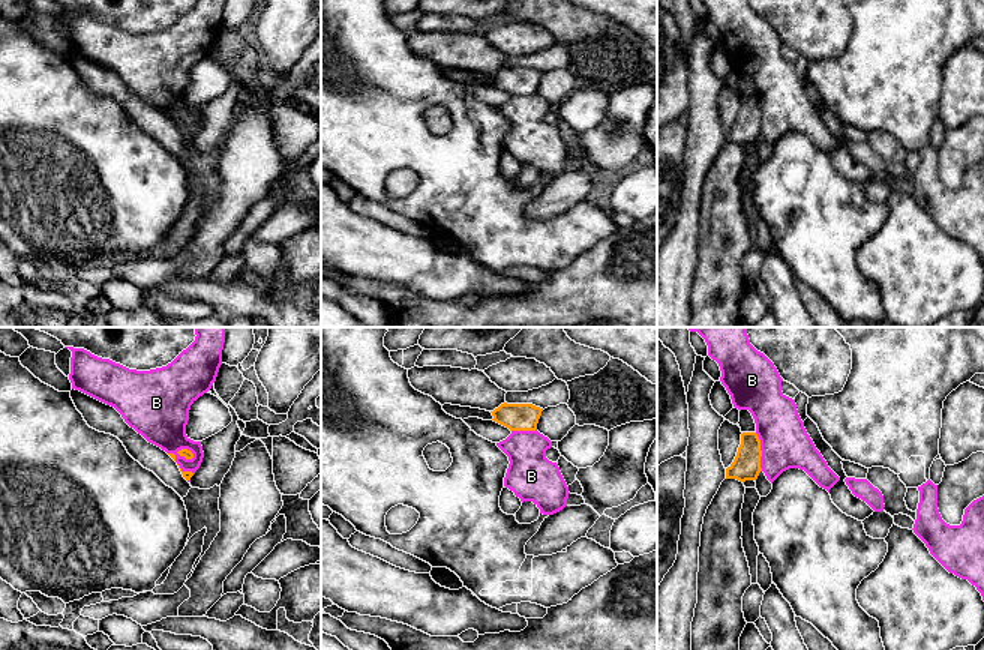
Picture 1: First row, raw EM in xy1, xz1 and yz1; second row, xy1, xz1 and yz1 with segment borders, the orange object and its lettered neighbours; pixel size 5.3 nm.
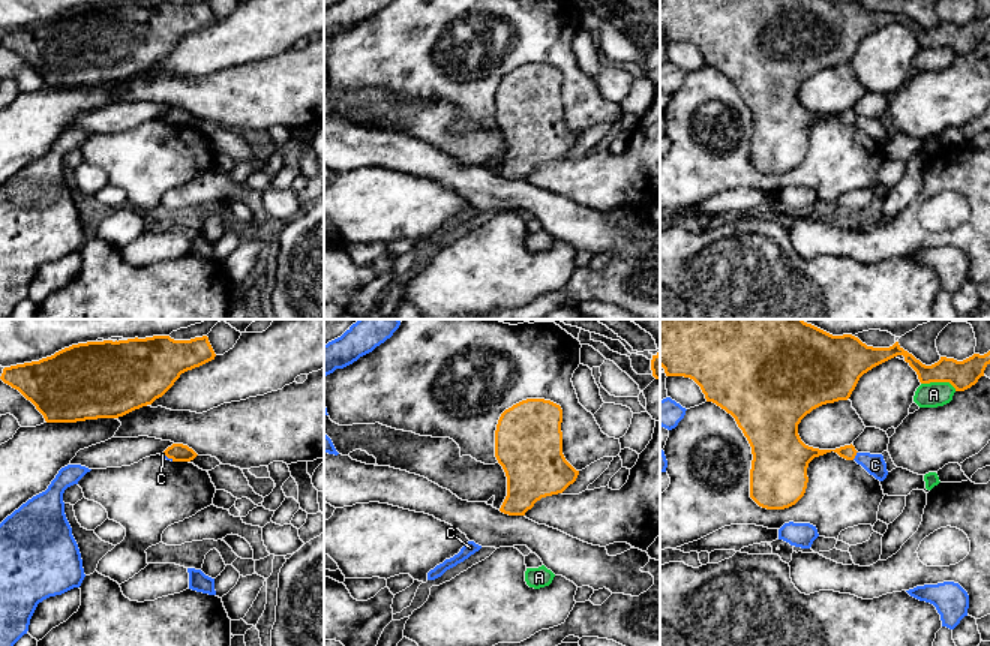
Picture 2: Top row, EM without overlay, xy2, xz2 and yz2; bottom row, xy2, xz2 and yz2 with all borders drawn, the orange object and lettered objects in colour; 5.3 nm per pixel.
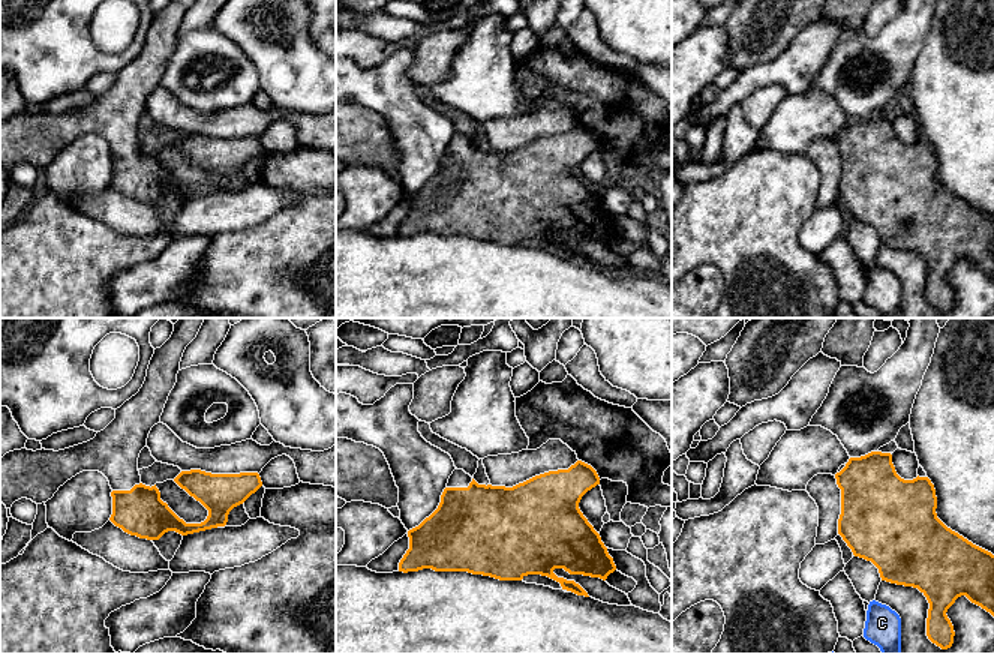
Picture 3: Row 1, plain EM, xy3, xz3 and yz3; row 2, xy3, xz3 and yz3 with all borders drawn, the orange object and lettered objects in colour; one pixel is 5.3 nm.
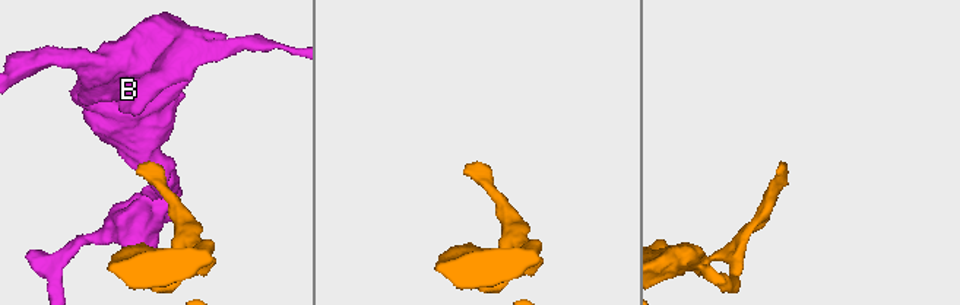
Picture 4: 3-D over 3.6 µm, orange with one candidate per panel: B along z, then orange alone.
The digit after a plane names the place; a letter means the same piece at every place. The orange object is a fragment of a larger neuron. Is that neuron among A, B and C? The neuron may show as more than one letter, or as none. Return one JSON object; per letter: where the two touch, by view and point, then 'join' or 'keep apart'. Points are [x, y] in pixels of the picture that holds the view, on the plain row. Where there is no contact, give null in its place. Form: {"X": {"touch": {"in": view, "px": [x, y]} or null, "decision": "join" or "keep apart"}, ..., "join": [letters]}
{"A": {"touch": {"in": "yz2", "px": [939, 45]}, "decision": "keep apart"}, "B": {"touch": {"in": "yz1", "px": [761, 116]}, "decision": "keep apart"}, "C": {"touch": {"in": "yz2", "px": [855, 119]}, "decision": "keep apart"}, "join": []}

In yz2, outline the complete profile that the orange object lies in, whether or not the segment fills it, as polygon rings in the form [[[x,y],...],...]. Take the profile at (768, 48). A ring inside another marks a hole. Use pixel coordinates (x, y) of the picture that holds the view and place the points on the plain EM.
[[[660,0],[660,30],[666,40],[693,43],[700,51],[706,66],[712,66],[730,78],[742,94],[753,118],[750,162],[766,174],[789,172],[804,160],[808,147],[807,132],[814,121],[834,115],[846,124],[855,123],[858,115],[852,108],[836,114],[806,109],[798,99],[798,88],[822,69],[848,64],[864,37],[897,19],[904,21],[921,48],[950,46],[956,55],[964,55],[975,49],[990,28],[988,15],[984,19],[974,18],[963,25],[940,21],[938,27],[926,30],[904,15],[898,6],[890,12],[873,12],[855,0]]]

